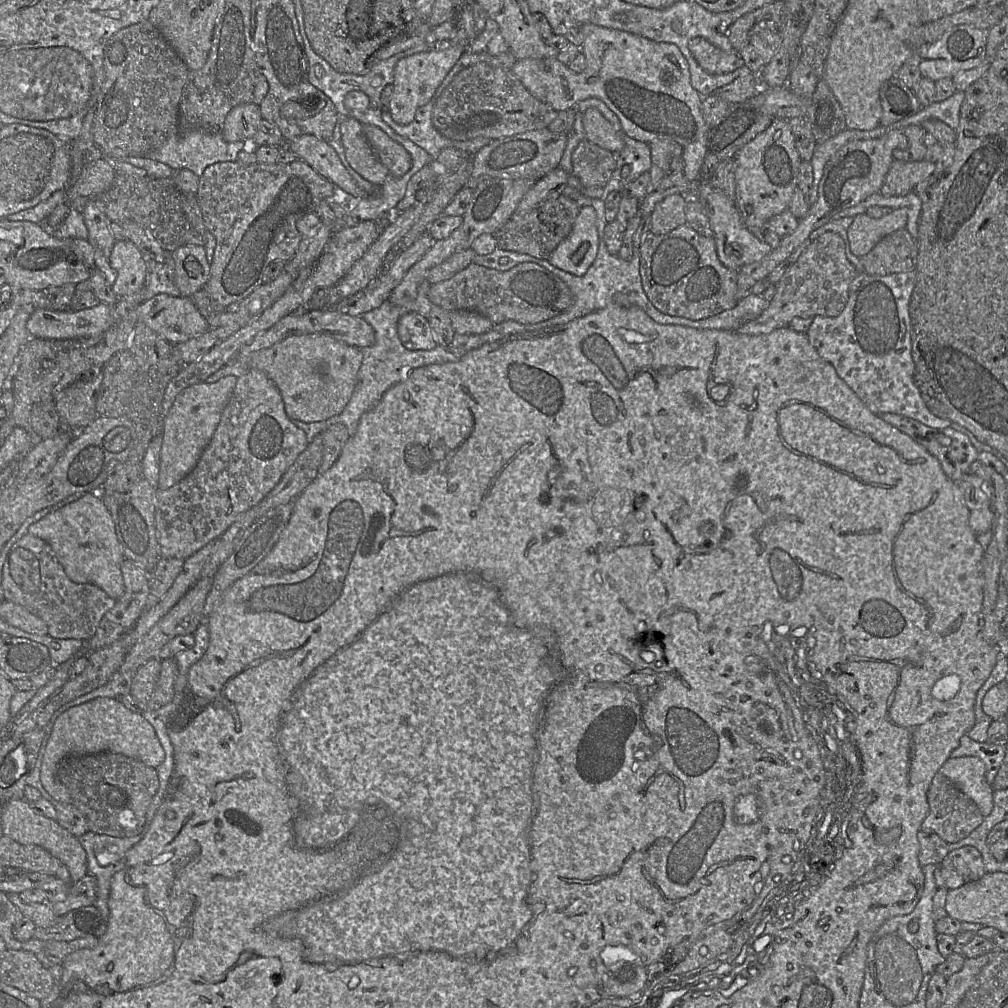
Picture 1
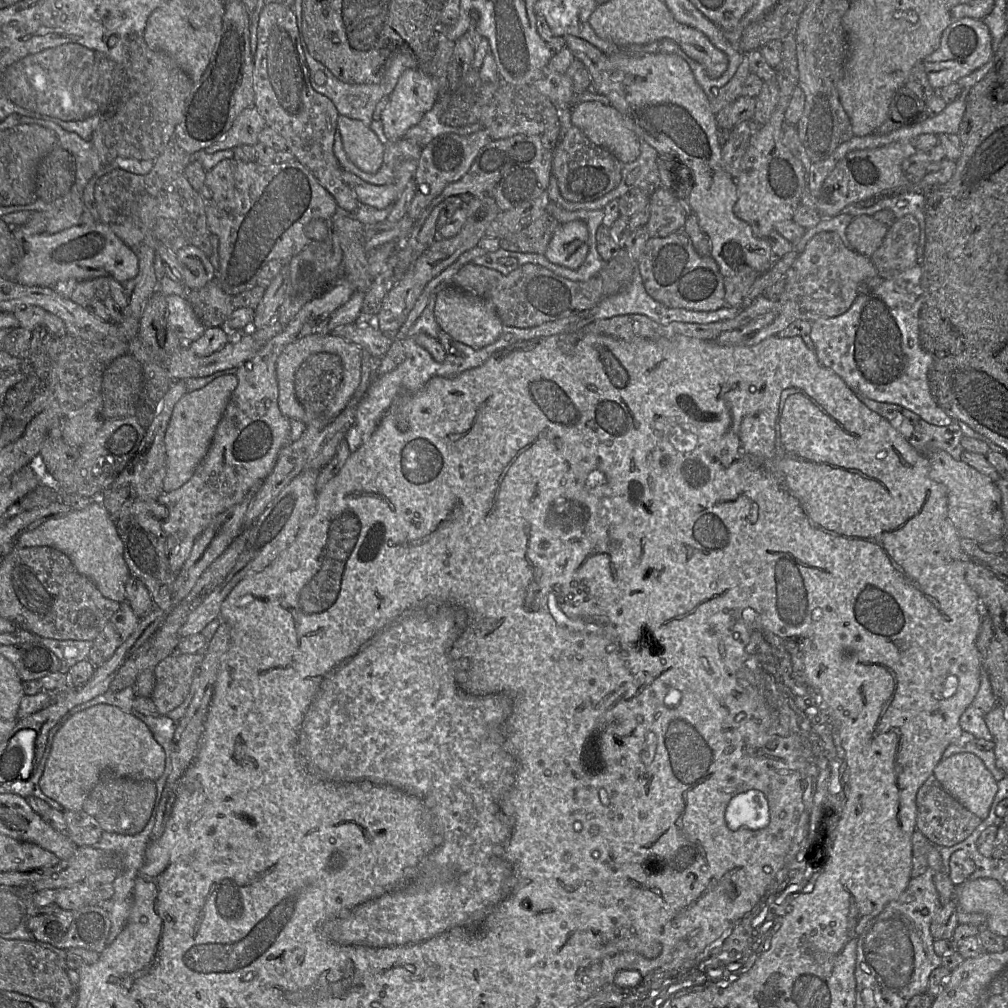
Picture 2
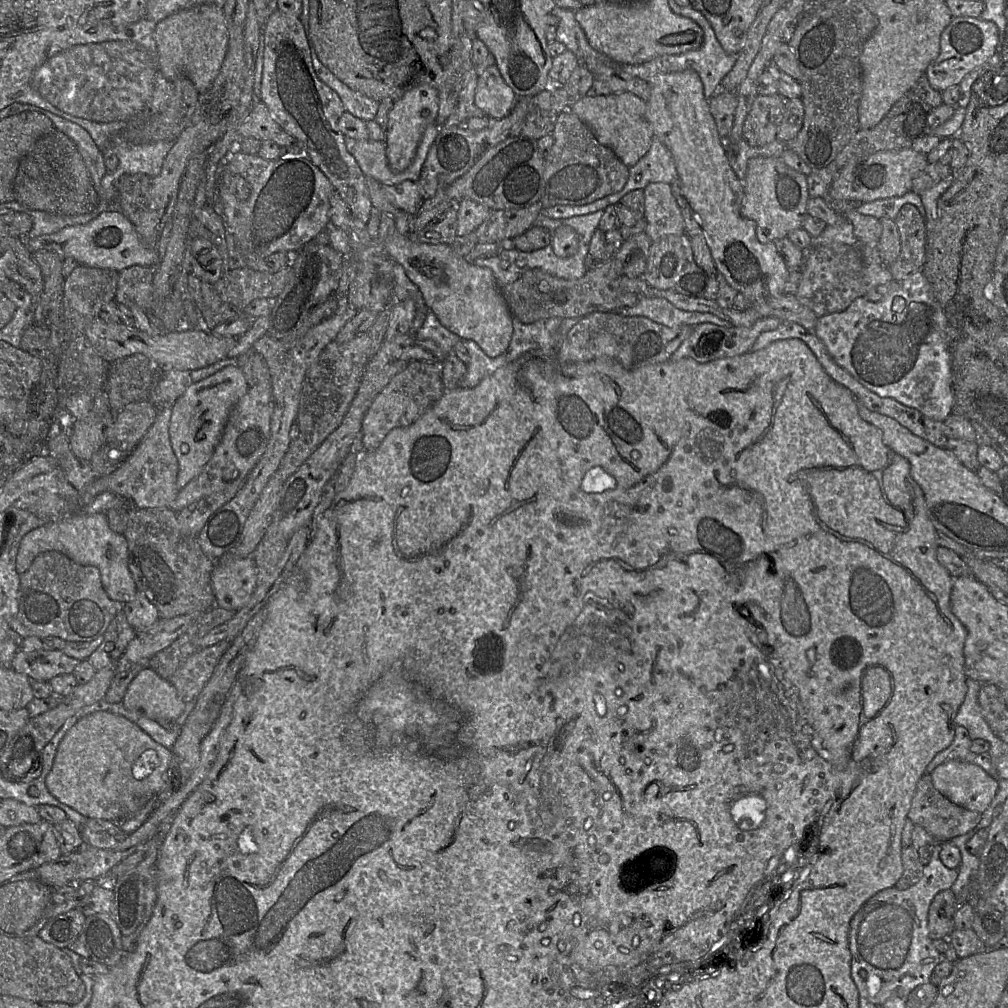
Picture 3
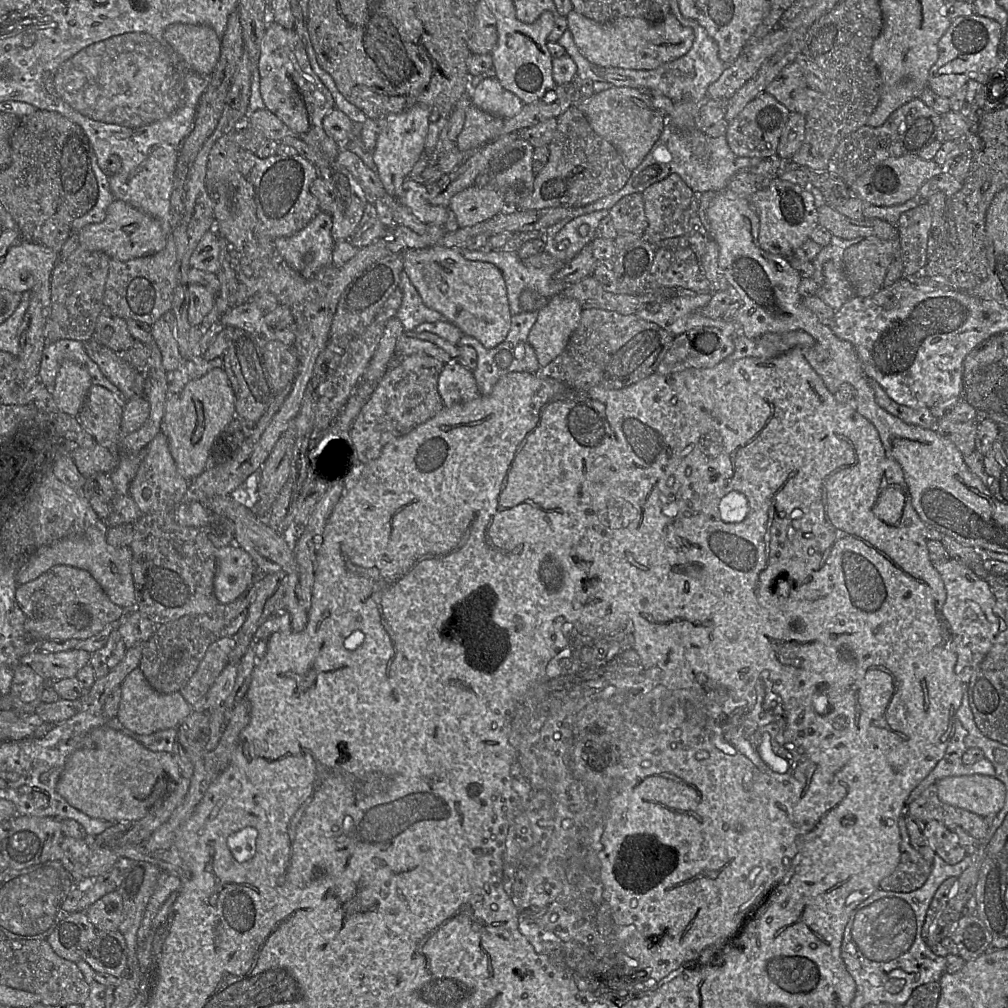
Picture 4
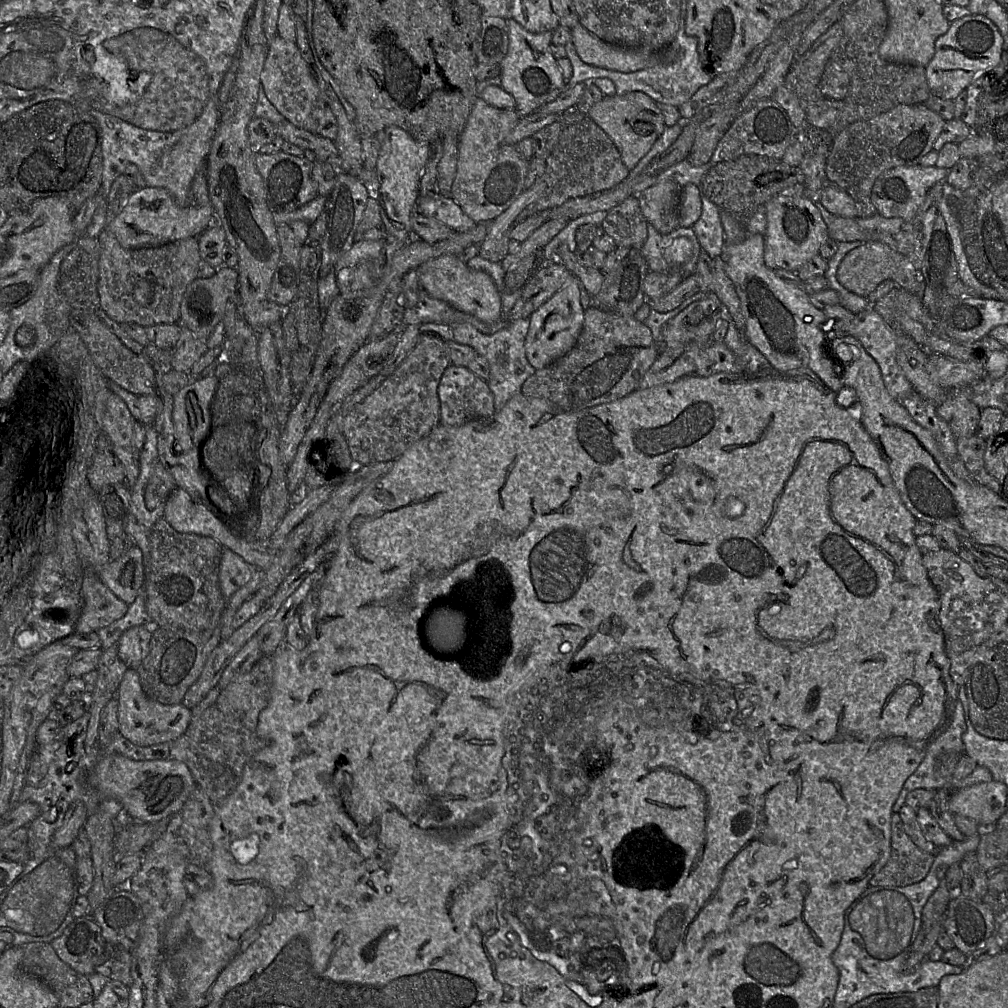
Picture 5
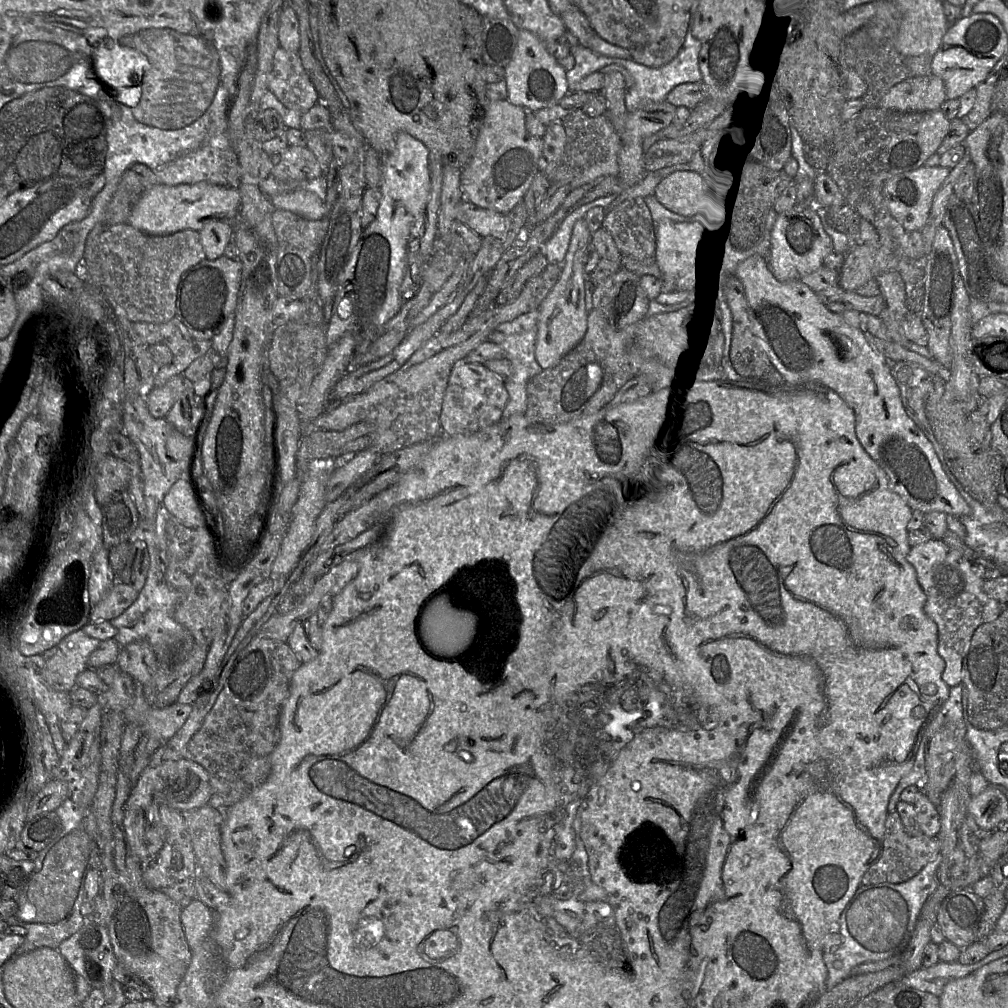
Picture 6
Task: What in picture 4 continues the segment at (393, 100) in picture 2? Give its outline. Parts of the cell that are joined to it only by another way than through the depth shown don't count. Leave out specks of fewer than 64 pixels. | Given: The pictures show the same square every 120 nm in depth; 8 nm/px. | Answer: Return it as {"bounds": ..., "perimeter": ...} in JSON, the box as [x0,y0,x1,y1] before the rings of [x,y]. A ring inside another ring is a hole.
{"bounds":[373,104,431,199],"perimeter":[[[415,104],[403,112],[391,113],[386,116],[385,125],[373,150],[373,160],[377,168],[376,173],[386,192],[397,199],[403,182],[425,150],[430,115],[431,109],[428,106]]]}

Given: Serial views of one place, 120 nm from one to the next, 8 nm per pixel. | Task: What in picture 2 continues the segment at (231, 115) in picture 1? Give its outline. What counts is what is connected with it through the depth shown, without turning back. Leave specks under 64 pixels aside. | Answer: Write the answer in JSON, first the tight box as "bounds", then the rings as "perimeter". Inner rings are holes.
{"bounds":[204,106,265,154],"perimeter":[[[251,106],[240,113],[222,139],[213,143],[204,151],[212,154],[221,150],[234,149],[243,144],[254,146],[259,142],[259,134],[265,127],[264,117],[255,106]]]}

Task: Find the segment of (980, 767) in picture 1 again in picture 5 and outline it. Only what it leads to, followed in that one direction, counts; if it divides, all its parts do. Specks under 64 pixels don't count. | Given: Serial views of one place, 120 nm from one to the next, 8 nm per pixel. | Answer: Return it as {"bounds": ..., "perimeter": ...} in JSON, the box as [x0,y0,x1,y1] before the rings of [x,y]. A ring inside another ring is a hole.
{"bounds":[947,780,1007,824],"perimeter":[[[991,780],[950,792],[947,804],[952,814],[961,815],[979,824],[993,824],[1006,811],[1007,788]]]}

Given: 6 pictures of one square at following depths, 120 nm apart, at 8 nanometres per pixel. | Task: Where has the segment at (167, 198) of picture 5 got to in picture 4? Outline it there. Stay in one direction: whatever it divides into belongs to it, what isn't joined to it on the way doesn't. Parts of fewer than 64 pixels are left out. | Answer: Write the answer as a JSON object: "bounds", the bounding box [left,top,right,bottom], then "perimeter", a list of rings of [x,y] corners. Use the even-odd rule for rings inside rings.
{"bounds":[77,200,169,262],"perimeter":[[[114,200],[108,207],[103,222],[87,225],[77,233],[79,246],[90,251],[104,252],[110,259],[122,262],[161,252],[169,239],[169,234],[164,231],[159,220],[121,200]]]}

